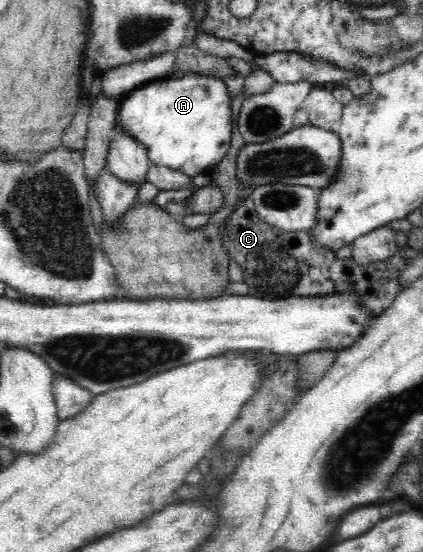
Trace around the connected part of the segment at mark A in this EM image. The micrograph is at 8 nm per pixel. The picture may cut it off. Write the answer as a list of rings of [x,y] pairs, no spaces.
[[[168,75],[131,91],[119,102],[116,127],[146,148],[151,164],[170,167],[190,177],[211,173],[222,161],[230,145],[232,109],[230,95],[221,79],[214,76],[176,78]]]

